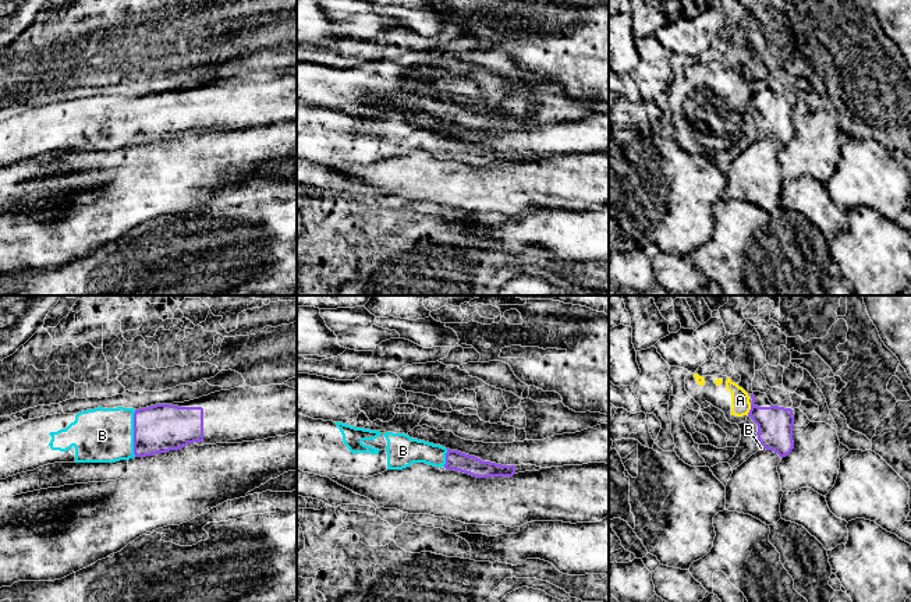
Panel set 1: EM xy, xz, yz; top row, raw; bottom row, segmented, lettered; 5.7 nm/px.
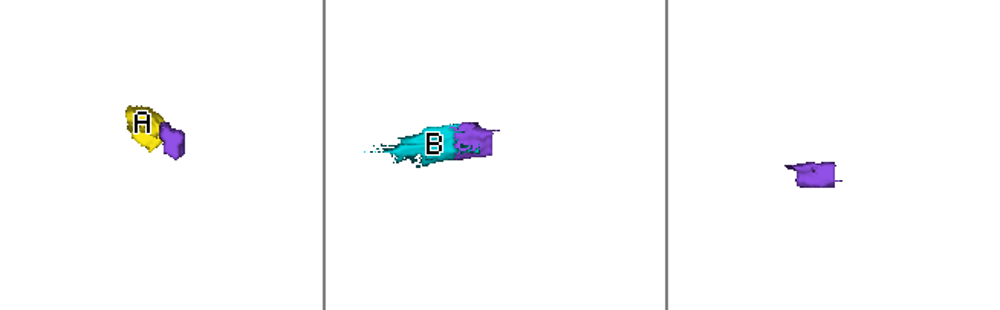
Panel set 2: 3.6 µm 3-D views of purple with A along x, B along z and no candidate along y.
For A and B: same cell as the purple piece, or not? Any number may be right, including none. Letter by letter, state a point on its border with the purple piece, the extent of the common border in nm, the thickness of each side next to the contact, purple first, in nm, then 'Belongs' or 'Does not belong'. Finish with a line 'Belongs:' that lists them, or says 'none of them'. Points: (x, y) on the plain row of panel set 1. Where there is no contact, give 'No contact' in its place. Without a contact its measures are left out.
A: Touches purple at yz (750, 98). Shared border 70 nm. Thickness 200 nm (purple) against 110 nm. Does not belong
B: Touches purple at xy (134, 121). Shared border 280 nm. Thickness 280 nm (purple) against 320 nm. Belongs
Belongs: B

